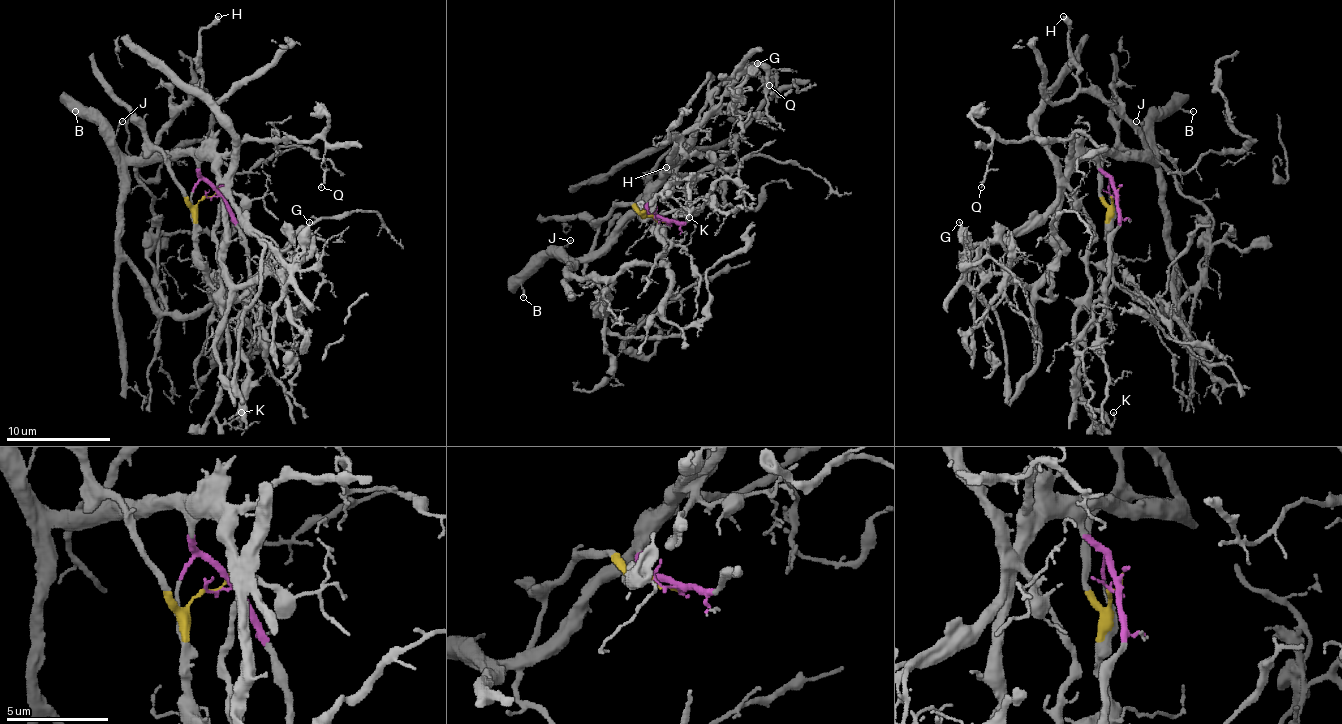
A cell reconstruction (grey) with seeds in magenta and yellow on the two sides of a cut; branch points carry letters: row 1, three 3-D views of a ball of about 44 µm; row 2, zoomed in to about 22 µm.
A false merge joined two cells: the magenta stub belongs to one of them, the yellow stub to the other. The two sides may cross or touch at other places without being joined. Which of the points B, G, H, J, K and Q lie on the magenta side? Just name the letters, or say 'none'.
B, G, H, J, K, Q

